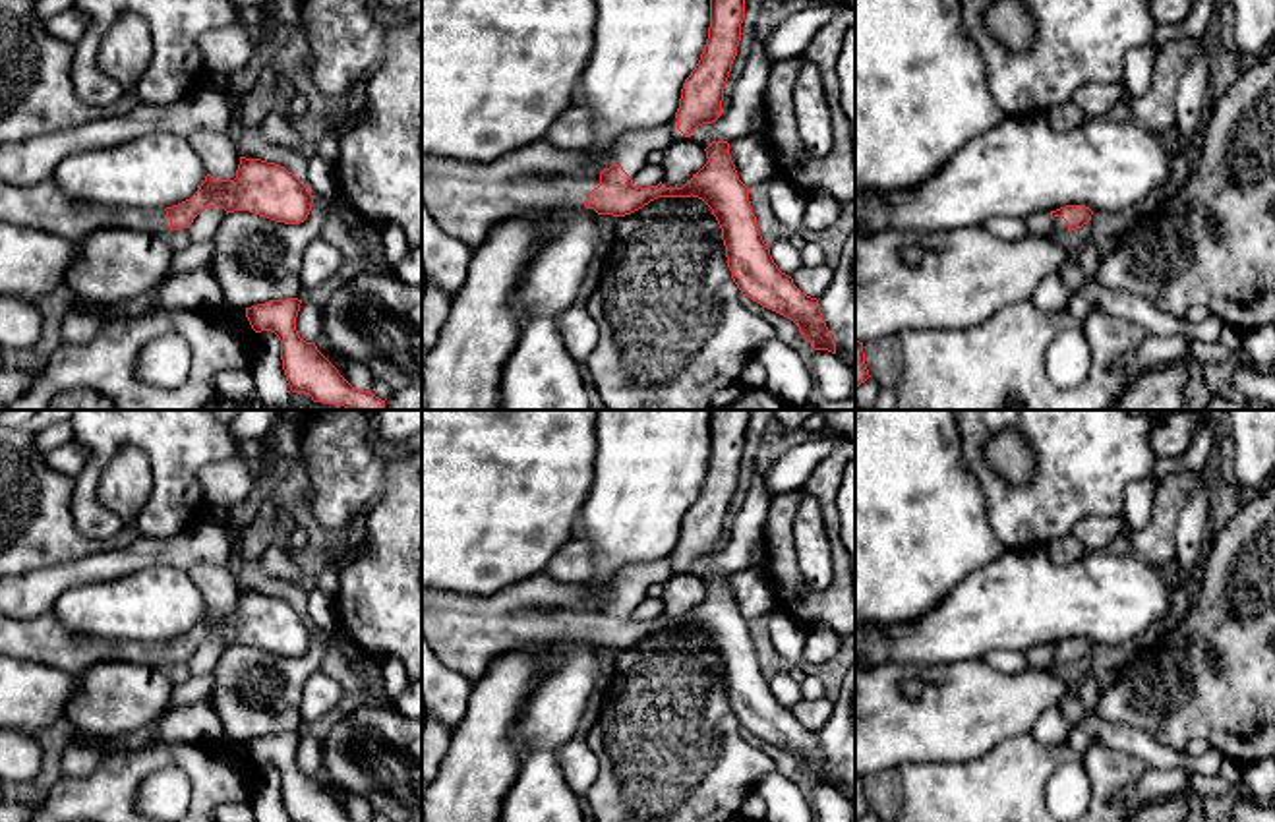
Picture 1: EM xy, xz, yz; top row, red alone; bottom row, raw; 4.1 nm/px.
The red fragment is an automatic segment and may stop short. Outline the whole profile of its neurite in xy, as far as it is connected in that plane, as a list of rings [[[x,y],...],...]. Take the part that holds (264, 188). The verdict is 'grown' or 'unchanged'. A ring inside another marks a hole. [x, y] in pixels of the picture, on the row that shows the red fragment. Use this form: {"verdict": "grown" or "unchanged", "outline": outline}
{"verdict": "grown", "outline": [[[240,157],[234,180],[211,174],[186,201],[166,209],[114,207],[75,199],[54,178],[21,188],[0,184],[0,224],[37,228],[74,244],[97,230],[132,228],[151,234],[190,228],[193,219],[213,207],[228,213],[250,211],[284,224],[300,224],[311,211],[313,195],[284,166]]]}

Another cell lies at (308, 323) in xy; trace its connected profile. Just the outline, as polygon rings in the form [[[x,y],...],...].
[[[302,302],[296,317],[296,331],[306,342],[315,342],[323,335],[319,308]]]

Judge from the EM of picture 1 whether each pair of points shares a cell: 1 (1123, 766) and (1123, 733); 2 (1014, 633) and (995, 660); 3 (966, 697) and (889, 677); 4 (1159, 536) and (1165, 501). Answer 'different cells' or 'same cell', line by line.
1: different cells
2: different cells
3: same cell
4: same cell

